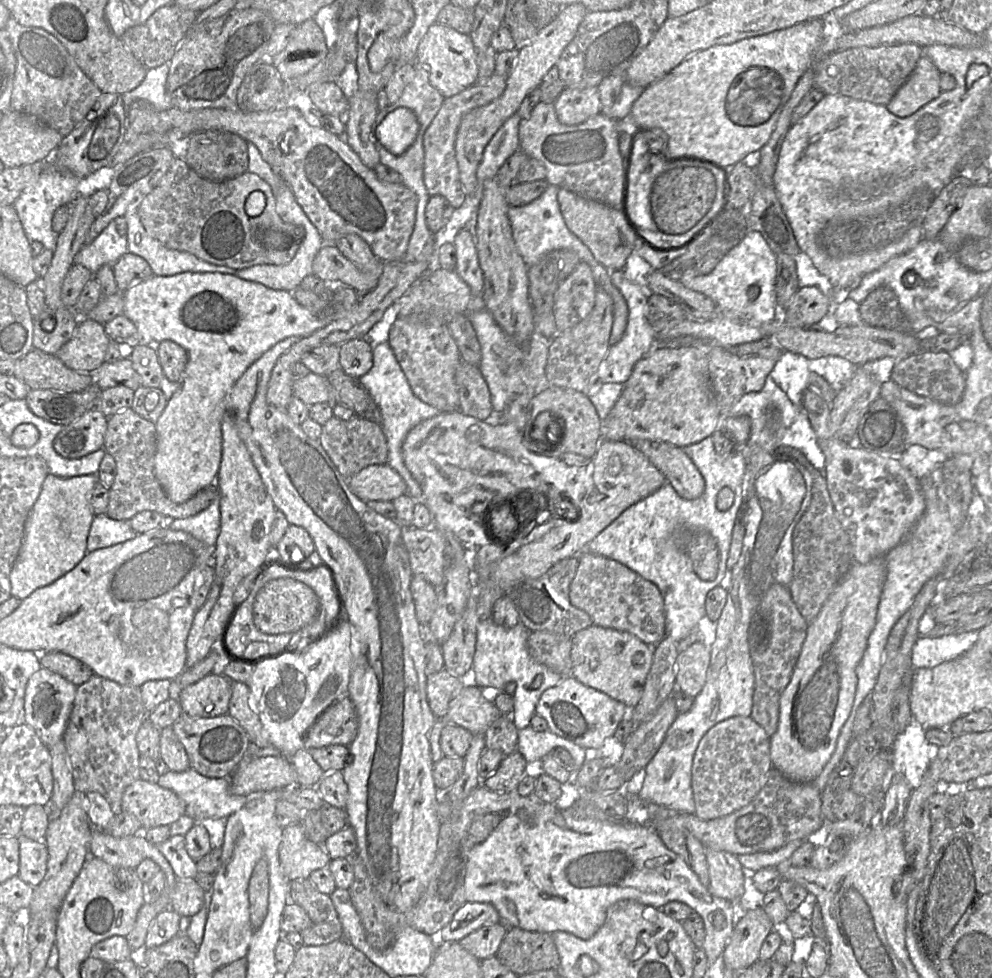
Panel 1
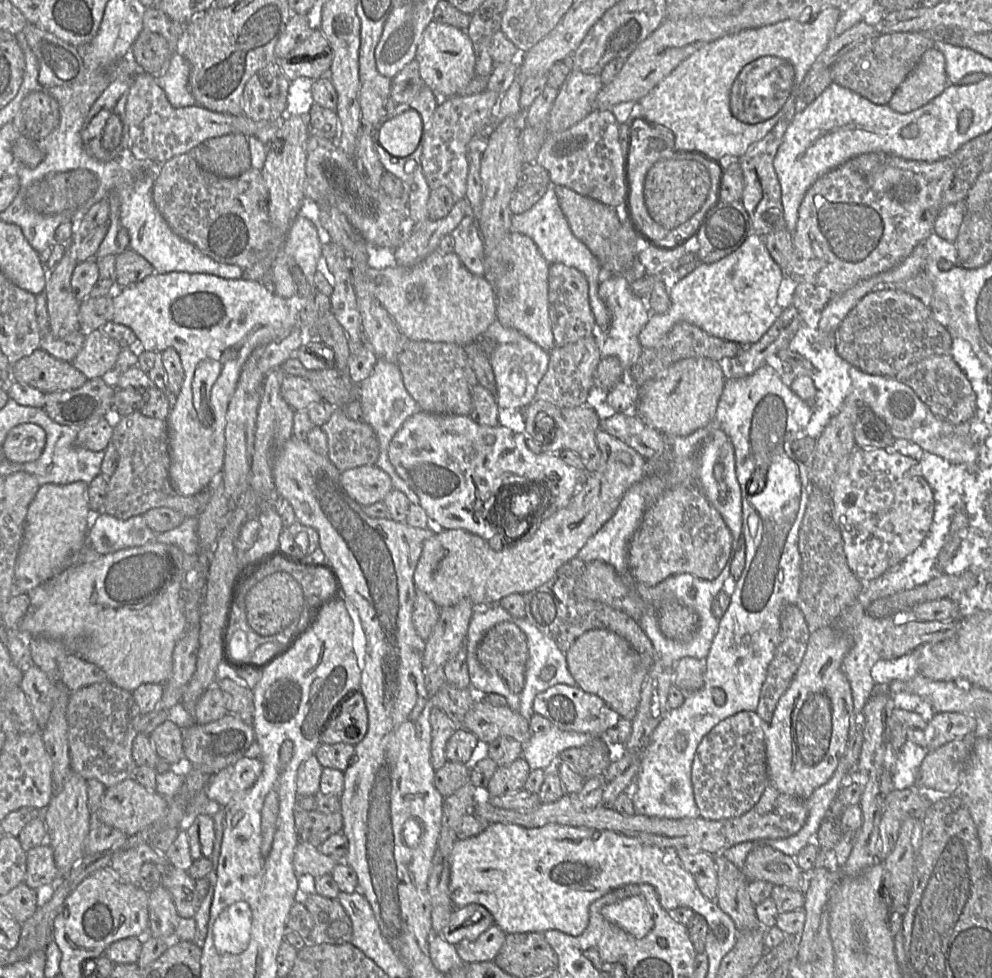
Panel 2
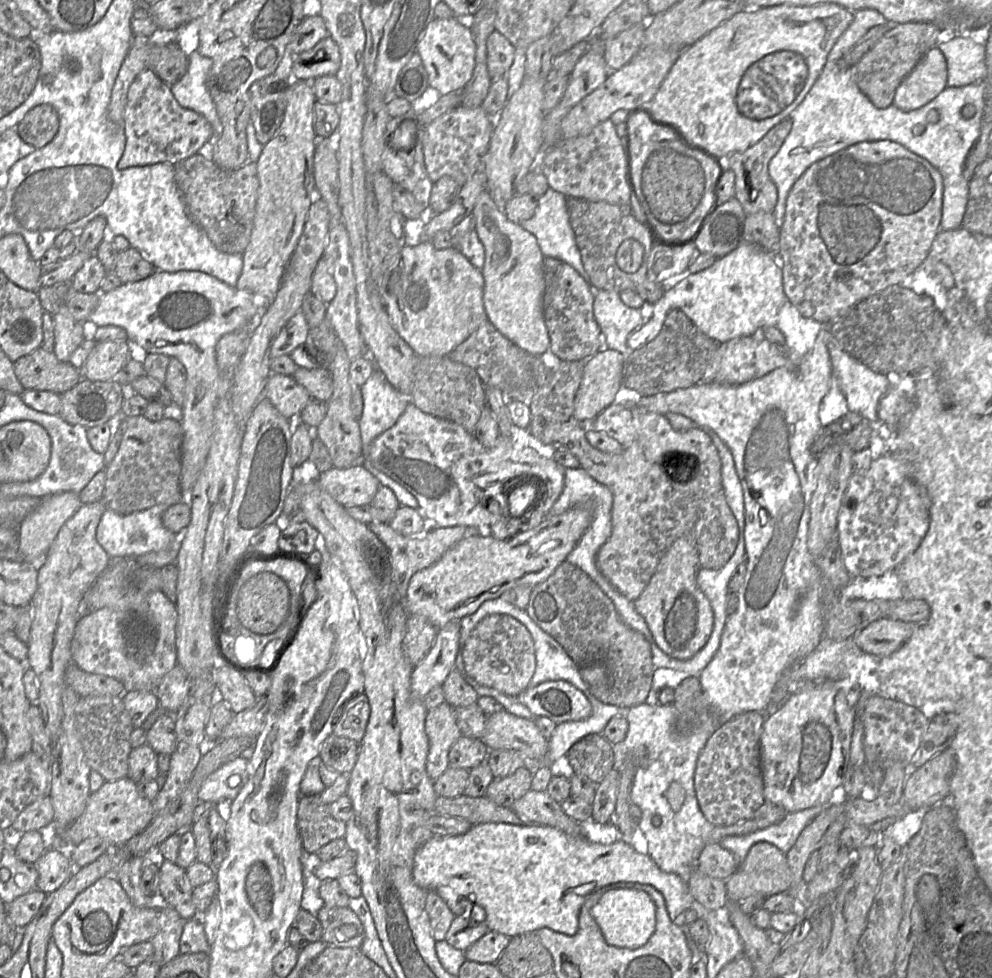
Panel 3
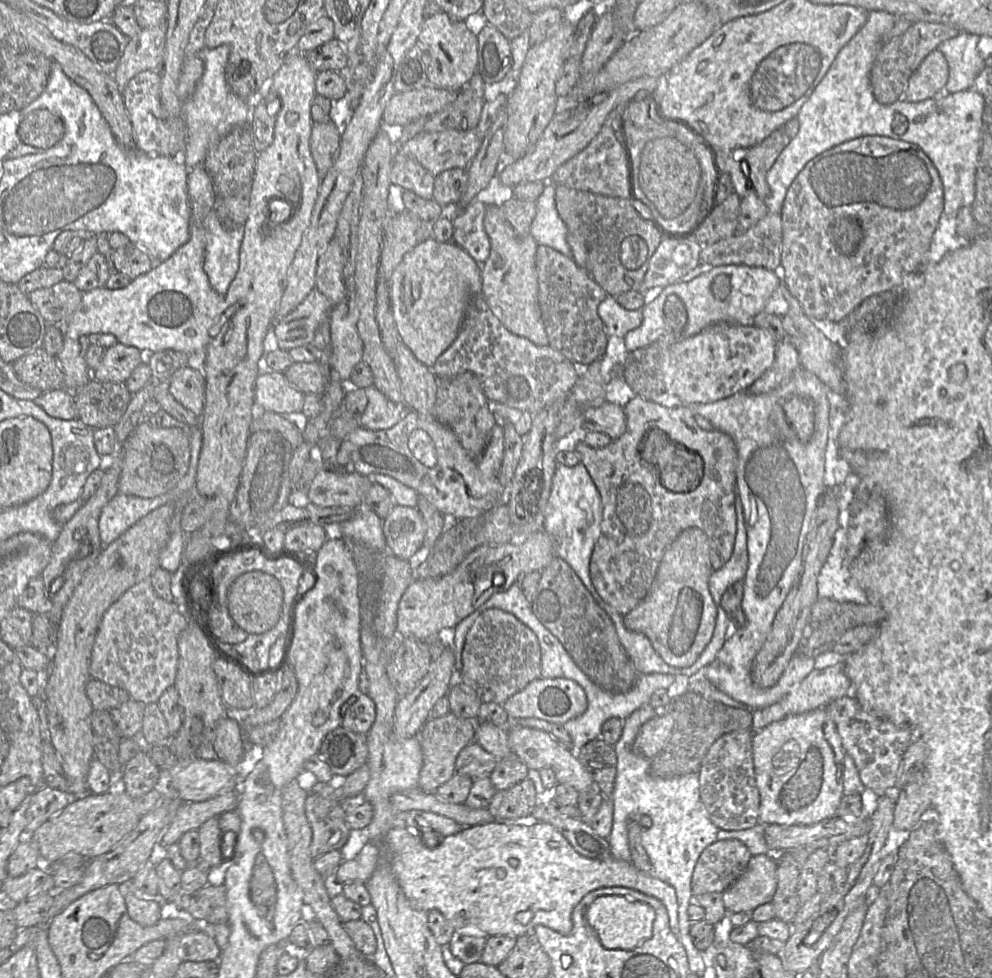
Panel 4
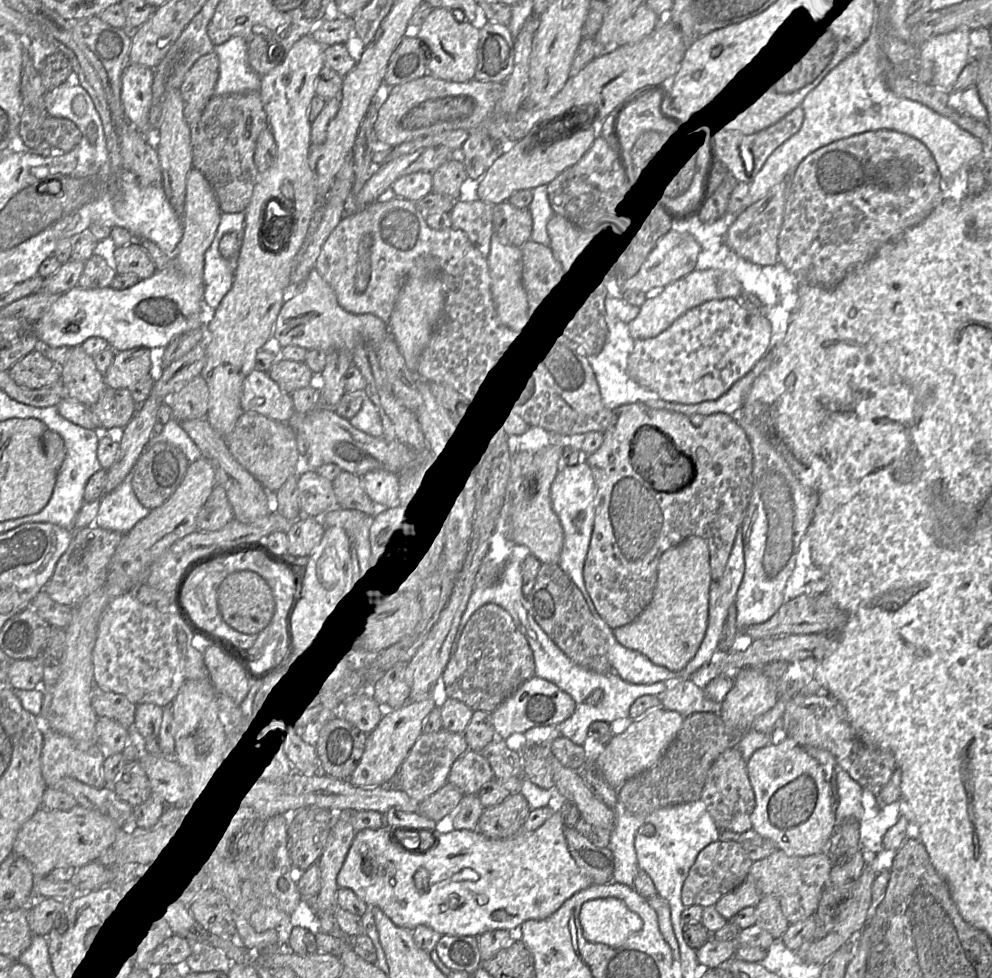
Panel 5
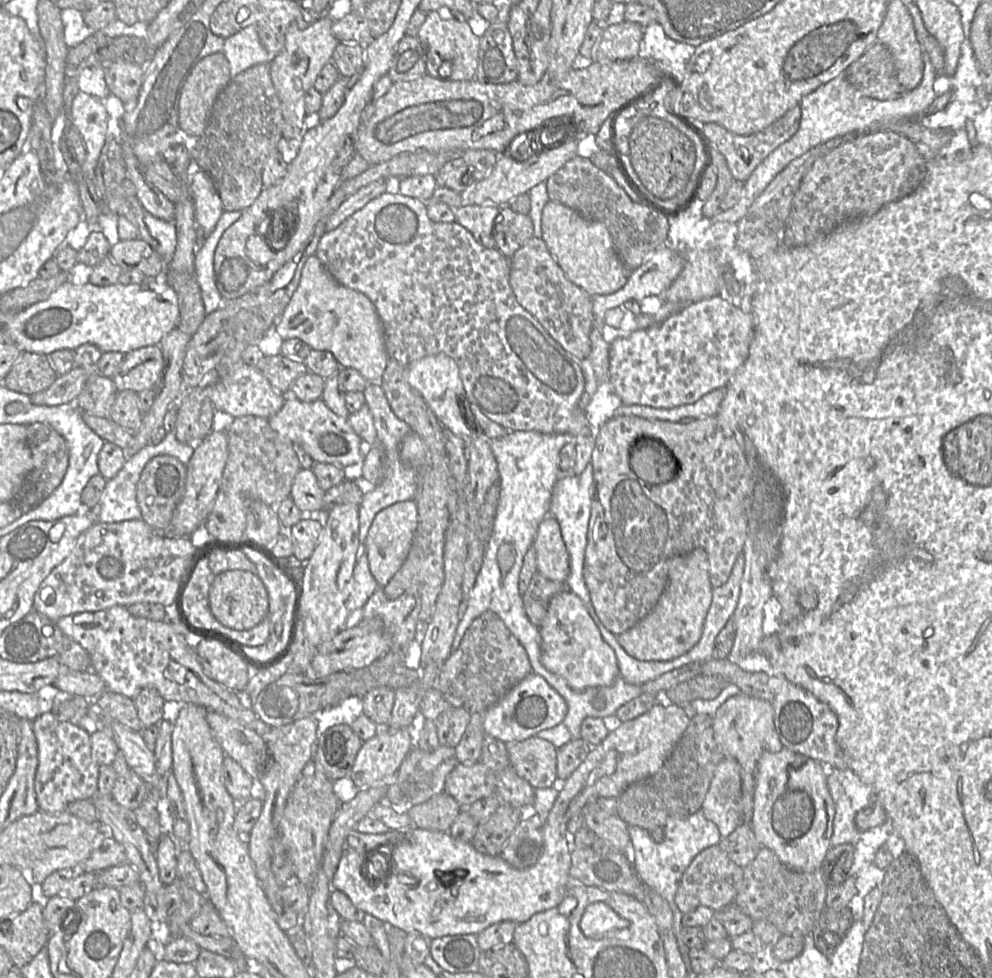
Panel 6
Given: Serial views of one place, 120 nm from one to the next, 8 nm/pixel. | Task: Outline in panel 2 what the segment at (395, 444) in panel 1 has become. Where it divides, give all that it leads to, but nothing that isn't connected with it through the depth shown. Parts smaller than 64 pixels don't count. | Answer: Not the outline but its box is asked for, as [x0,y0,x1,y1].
[357,358,422,504]

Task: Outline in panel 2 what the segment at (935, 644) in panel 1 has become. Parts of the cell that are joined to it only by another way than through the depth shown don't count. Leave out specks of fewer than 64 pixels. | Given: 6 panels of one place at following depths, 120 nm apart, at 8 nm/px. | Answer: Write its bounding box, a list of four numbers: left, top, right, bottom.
[871,653,918,685]

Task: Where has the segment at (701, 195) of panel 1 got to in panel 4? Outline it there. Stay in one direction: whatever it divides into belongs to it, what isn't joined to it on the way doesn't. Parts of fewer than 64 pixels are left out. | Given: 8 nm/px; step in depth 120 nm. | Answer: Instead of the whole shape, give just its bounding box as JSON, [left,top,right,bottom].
[625,101,717,233]

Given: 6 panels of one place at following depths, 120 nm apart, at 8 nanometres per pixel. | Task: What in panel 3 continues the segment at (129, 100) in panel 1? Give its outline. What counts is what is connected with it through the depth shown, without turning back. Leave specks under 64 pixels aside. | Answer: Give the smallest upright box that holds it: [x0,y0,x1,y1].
[170,51,223,139]

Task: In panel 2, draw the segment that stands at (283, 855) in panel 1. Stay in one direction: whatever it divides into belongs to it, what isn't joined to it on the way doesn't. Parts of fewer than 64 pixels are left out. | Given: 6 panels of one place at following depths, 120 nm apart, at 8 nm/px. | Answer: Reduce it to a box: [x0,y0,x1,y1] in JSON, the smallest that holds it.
[293,841,337,878]

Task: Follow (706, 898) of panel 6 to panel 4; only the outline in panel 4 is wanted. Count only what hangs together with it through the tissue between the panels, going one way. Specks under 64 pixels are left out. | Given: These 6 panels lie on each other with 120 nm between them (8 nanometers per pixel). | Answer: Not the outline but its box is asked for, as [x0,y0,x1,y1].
[691,839,752,897]

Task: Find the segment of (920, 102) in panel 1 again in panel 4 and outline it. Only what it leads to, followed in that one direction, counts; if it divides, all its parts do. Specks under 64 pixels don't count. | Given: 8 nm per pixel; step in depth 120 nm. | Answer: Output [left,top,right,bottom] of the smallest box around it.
[903,51,949,102]

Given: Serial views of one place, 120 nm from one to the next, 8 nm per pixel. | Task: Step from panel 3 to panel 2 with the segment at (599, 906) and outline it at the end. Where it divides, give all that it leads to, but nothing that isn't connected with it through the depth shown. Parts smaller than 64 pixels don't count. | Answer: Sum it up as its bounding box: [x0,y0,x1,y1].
[601,896,654,939]

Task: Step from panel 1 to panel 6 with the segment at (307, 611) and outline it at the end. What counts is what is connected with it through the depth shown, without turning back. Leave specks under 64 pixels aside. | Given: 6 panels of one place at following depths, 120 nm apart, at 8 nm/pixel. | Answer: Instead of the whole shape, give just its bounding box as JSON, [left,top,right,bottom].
[209,570,269,630]

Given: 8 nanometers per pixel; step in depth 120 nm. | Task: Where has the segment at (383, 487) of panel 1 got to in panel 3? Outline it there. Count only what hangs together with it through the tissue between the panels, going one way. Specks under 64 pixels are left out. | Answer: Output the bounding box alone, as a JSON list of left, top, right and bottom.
[318,462,381,507]

